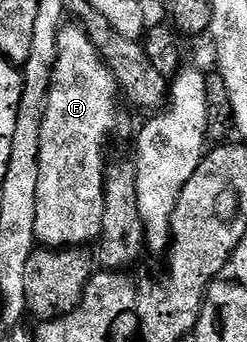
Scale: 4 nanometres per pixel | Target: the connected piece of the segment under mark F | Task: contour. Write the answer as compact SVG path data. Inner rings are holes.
M78 23L64 24L57 35L57 53L55 55L55 66L51 72L51 86L47 92L47 105L44 107L43 118L41 119L41 147L39 148L39 174L37 175L37 223L35 224L35 240L40 246L49 249L69 249L72 247L87 247L87 244L98 242L103 235L103 220L105 219L105 183L103 182L103 174L105 172L105 160L103 161L103 148L107 145L107 140L111 137L111 132L119 125L119 101L121 105L121 94L119 92L119 84L115 81L115 77L112 75L109 67L99 57L99 52L93 47L93 43L89 39L89 35L83 30Z

